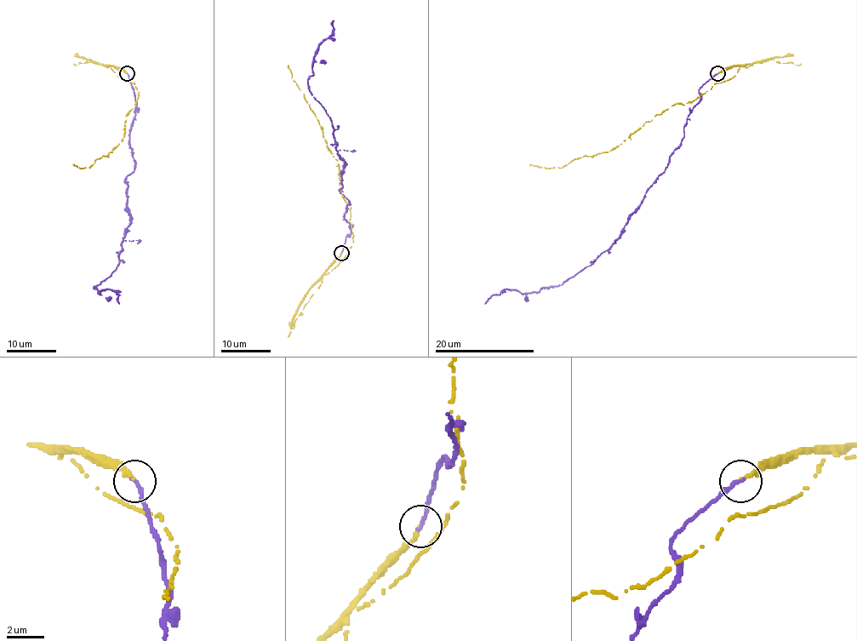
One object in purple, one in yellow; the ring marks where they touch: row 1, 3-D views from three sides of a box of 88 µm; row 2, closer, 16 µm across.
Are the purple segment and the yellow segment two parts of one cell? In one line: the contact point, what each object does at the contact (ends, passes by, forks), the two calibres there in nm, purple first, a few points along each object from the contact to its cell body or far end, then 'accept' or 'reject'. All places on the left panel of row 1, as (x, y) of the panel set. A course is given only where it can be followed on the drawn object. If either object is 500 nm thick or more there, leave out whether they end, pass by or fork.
at (127, 73); purple ends there; yellow ends there; 240 nm thick on the purple side, 200 nm on the other; purple runs (127, 73), (135, 114), (134, 168), (125, 178), (130, 217), (119, 264), (93, 287), (111, 289), (119, 304); yellow runs (127, 73), (109, 65), (138, 91), (135, 105), (125, 116), (123, 140), (89, 168), (73, 165); reject

